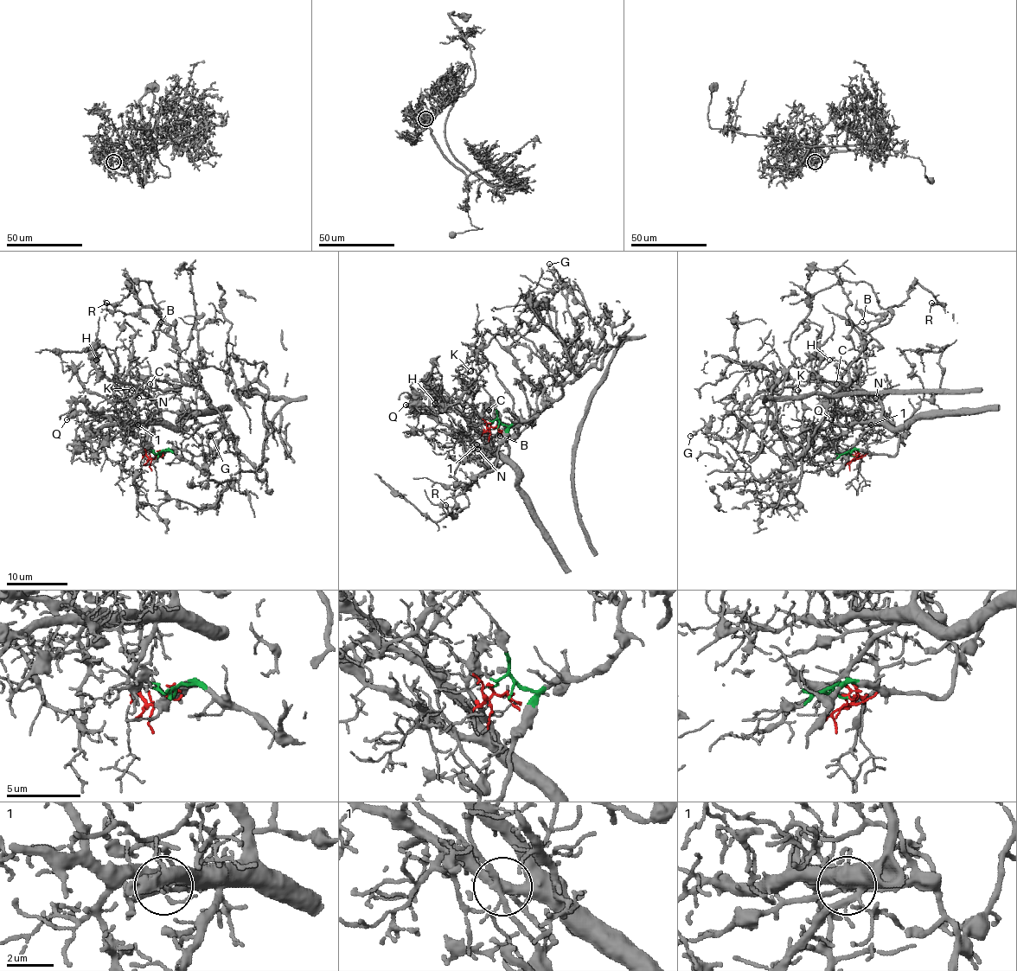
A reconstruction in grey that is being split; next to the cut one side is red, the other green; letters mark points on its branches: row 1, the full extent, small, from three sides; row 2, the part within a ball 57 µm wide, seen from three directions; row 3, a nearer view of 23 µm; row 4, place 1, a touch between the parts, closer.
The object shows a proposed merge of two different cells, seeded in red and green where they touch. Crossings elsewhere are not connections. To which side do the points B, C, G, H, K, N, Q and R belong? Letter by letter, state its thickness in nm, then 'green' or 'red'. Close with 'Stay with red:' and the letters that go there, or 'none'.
B: 120 nm | green
C: 150 nm | red
G: 140 nm | green
H: 180 nm | red
K: 90 nm | red
N: 120 nm | red
Q: 120 nm | red
R: 180 nm | green
Stay with red: C, H, K, N, Q

